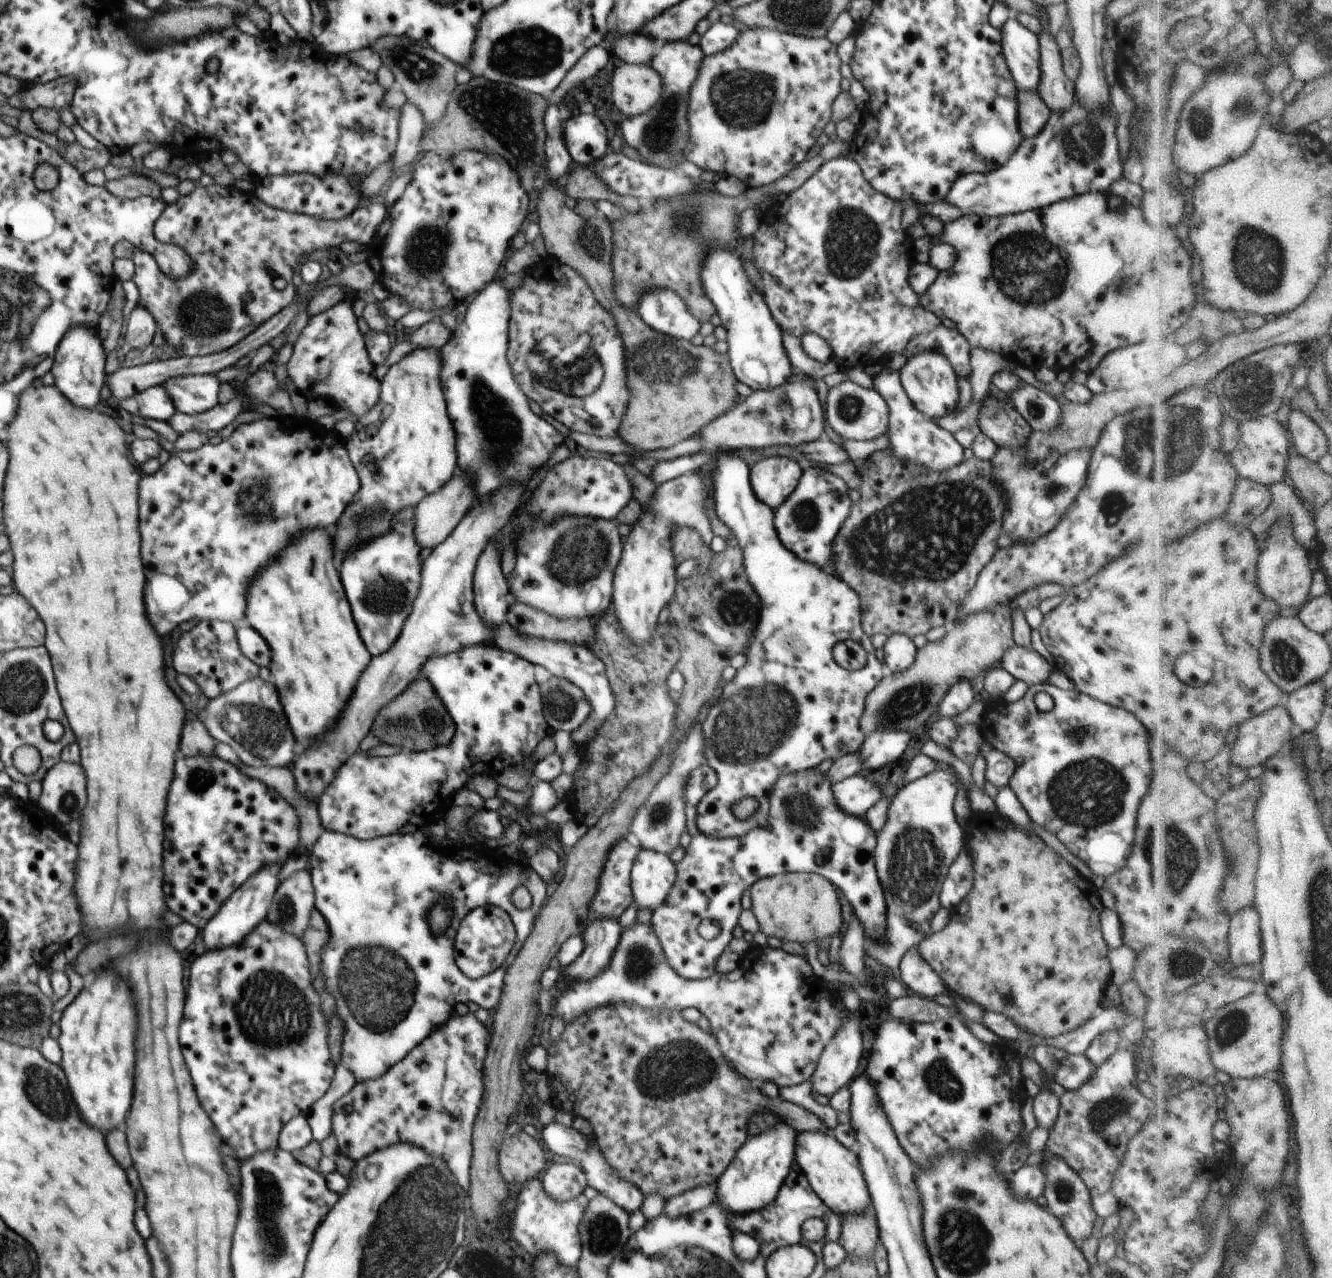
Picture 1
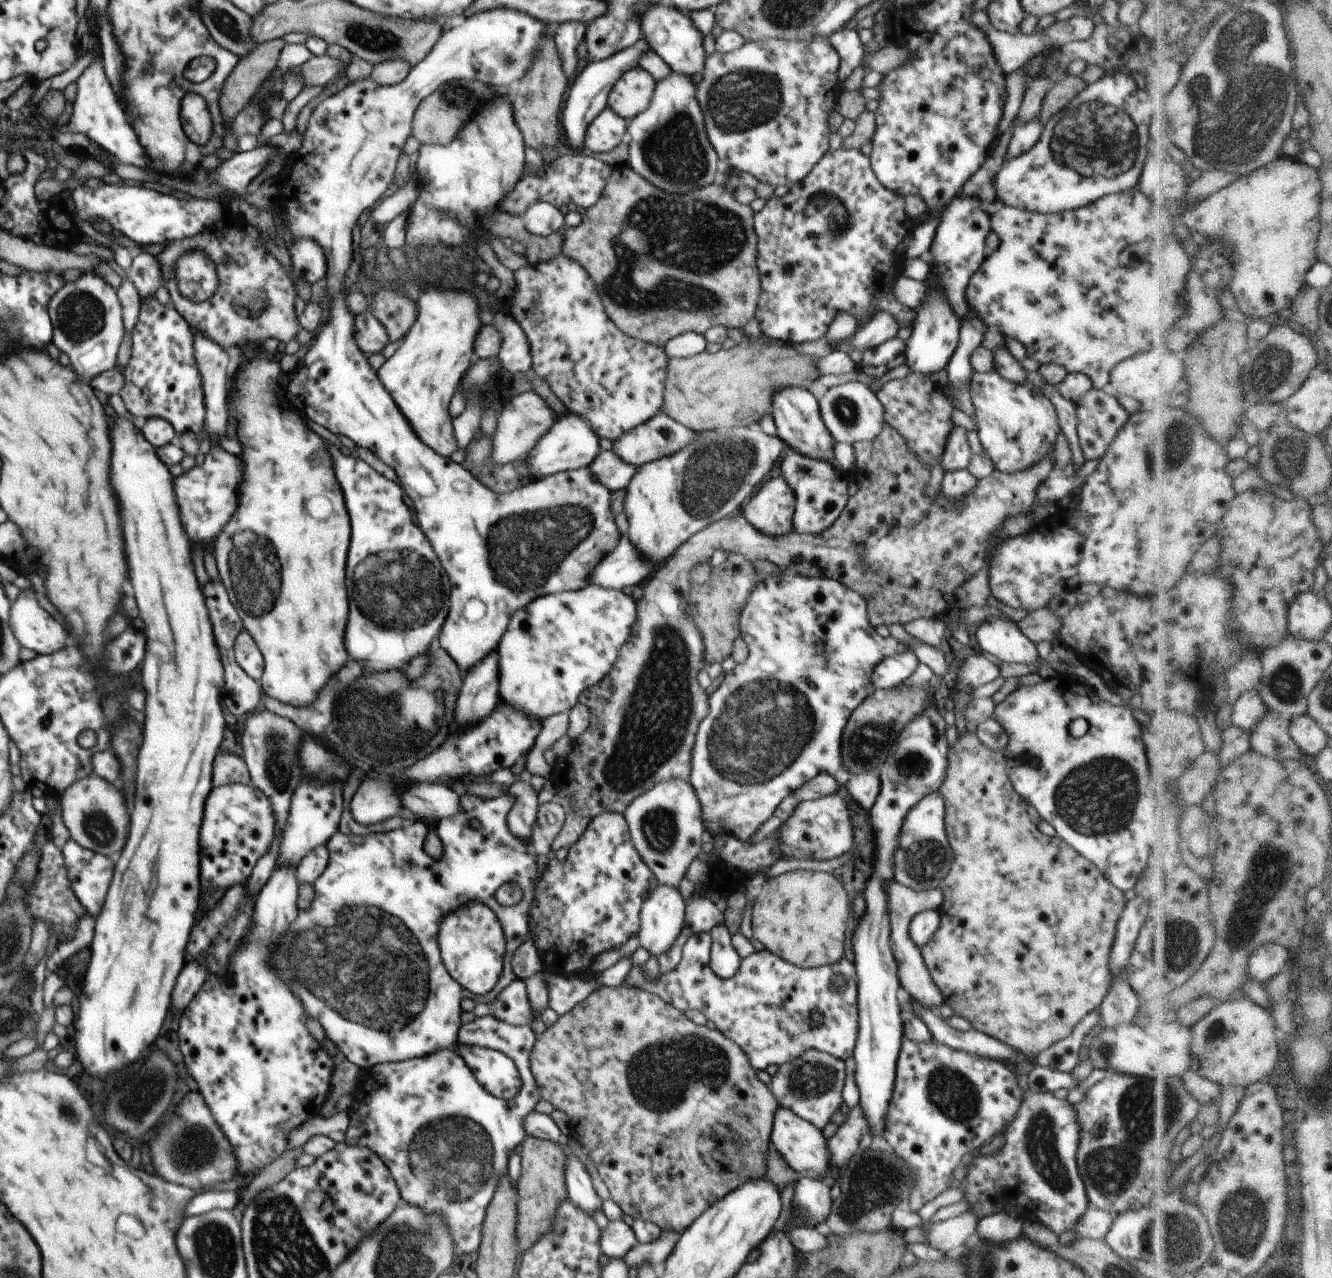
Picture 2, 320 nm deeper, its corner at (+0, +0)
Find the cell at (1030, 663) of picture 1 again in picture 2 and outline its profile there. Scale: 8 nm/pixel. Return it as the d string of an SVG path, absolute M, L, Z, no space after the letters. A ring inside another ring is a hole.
M989 617L977 626L975 633L978 651L987 651L1000 662L1032 664L1039 658L1036 645L1018 628L1017 623L1002 617Z

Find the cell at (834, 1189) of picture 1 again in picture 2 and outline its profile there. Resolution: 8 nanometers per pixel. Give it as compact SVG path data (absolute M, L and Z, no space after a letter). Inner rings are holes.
M778 1107L775 1112L771 1143L800 1177L819 1177L829 1169L830 1165L836 1163L833 1156L829 1154L827 1138L822 1131L784 1107Z

